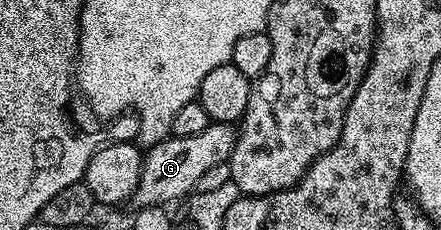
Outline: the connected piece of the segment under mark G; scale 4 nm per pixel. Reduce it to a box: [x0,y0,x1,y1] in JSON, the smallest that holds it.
[132,122,237,209]

